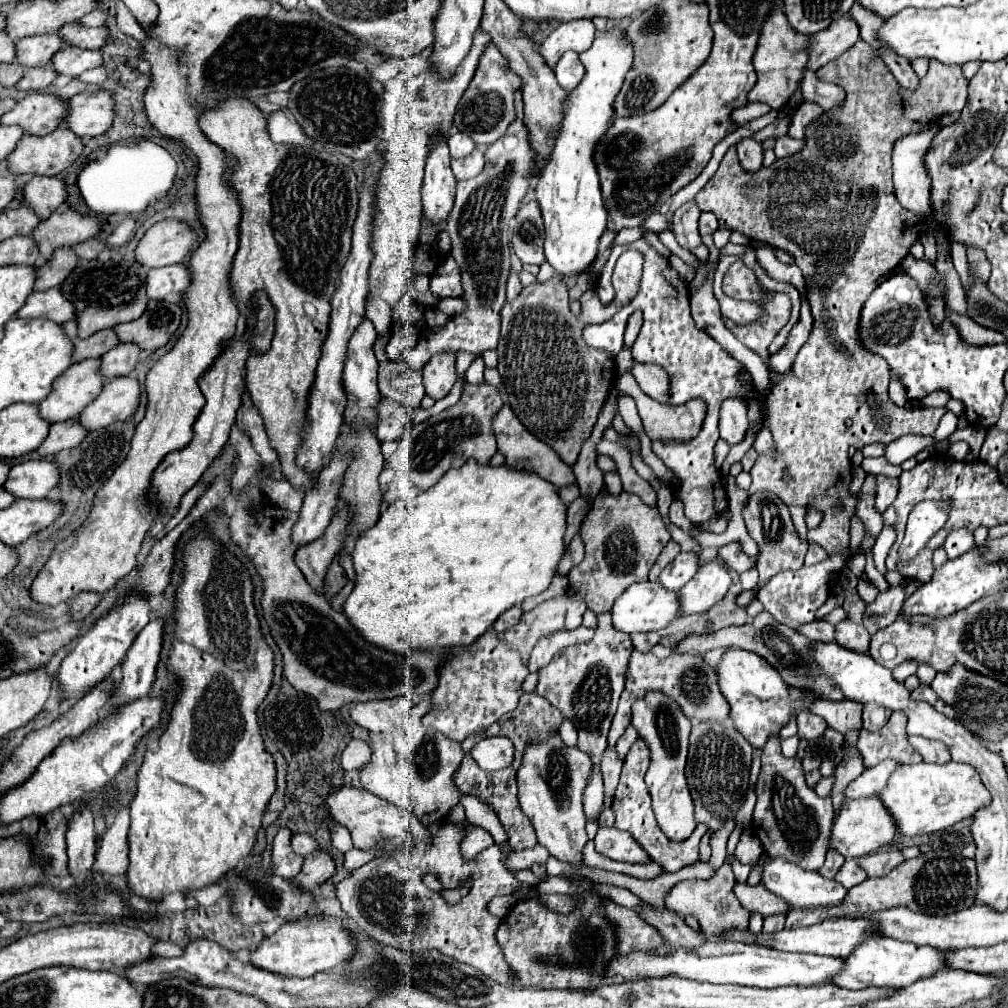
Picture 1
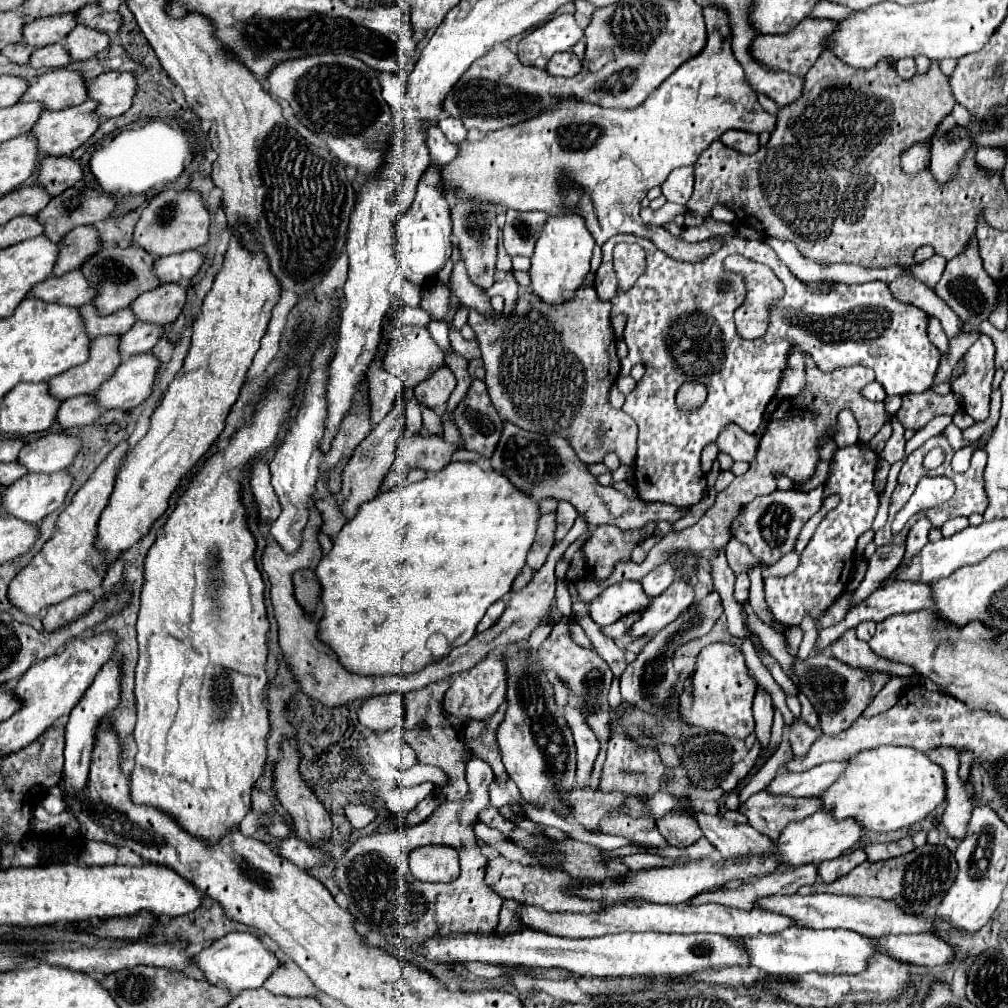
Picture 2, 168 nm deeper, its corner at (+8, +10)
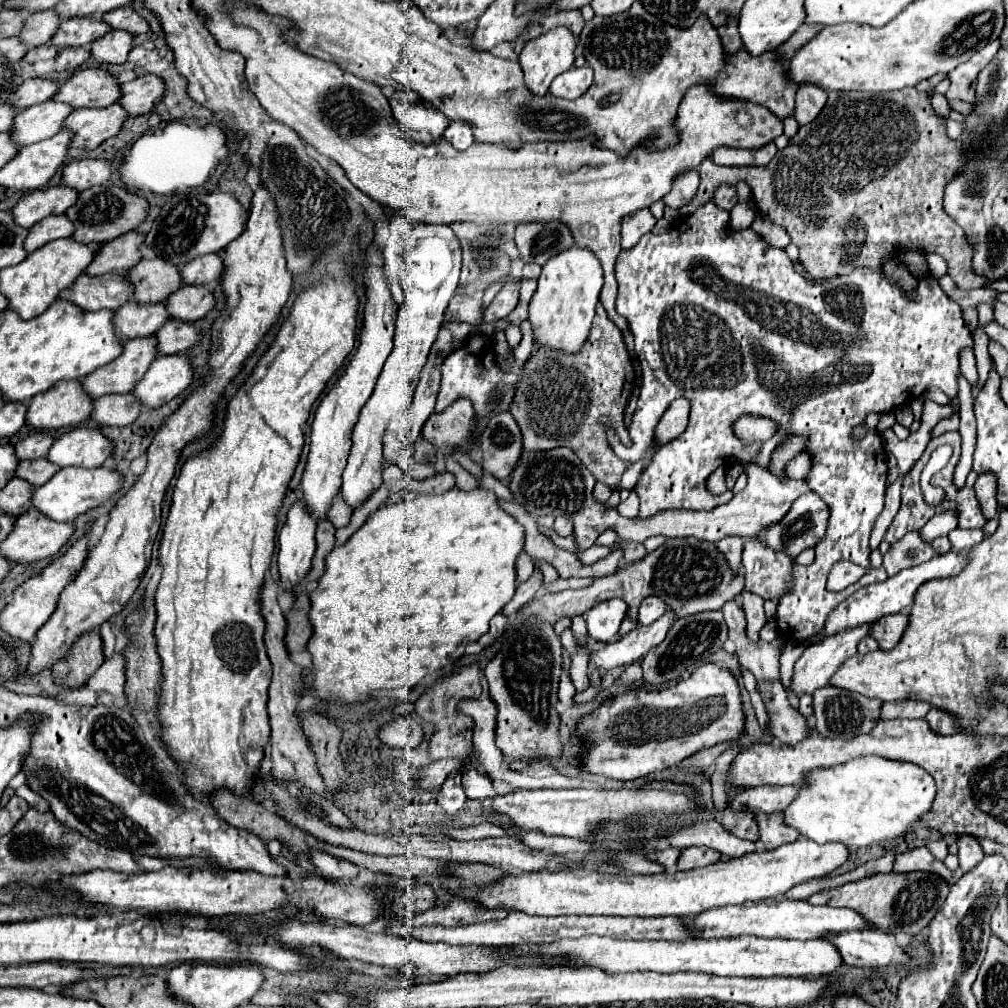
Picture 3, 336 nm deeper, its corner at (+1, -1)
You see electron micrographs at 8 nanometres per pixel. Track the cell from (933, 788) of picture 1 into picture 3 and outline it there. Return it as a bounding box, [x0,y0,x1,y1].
[785,755,937,847]

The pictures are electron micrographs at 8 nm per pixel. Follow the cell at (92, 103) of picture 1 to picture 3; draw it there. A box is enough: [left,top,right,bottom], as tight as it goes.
[121,75,163,117]

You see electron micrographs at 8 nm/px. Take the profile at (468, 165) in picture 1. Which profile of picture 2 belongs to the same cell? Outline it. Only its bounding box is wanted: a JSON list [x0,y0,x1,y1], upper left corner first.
[424,122,456,164]

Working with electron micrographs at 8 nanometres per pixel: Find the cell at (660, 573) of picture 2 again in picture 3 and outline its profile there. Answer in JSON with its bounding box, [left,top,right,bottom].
[639,595,667,625]

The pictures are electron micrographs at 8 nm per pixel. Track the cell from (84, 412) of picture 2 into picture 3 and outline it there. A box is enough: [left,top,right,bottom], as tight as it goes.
[91,395,141,427]

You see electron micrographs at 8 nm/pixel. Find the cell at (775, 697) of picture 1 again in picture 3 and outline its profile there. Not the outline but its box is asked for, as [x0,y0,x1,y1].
[579,663,745,781]

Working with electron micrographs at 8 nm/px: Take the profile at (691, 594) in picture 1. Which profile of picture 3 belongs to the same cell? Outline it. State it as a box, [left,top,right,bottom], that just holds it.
[589,611,677,671]

